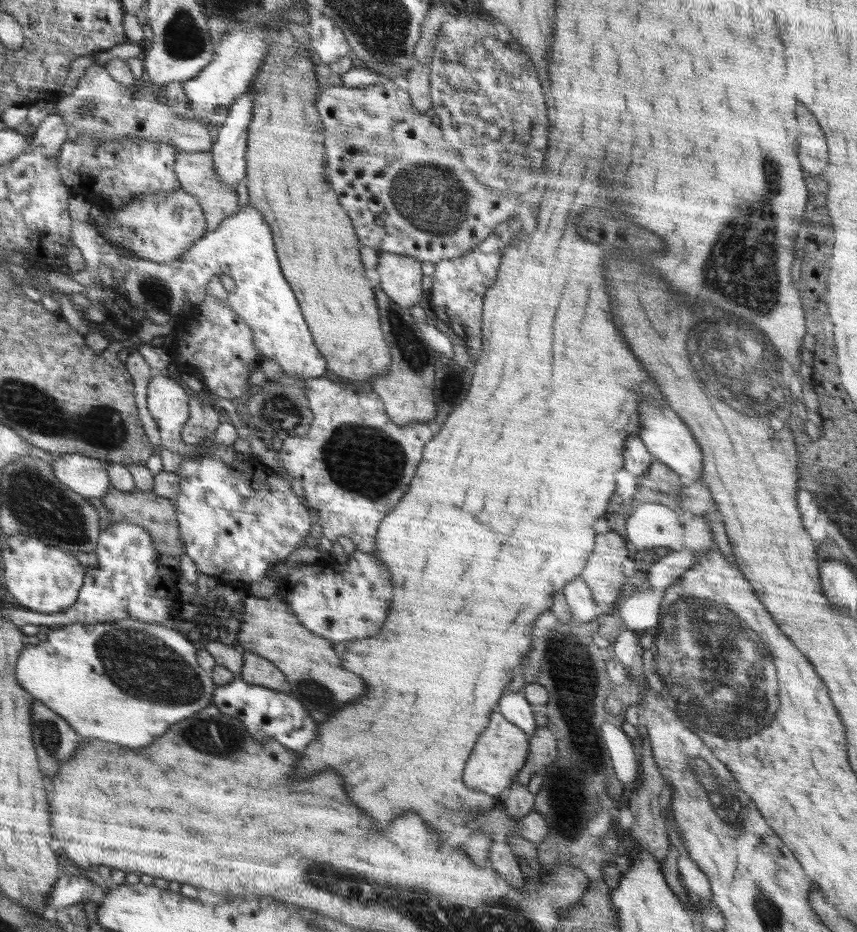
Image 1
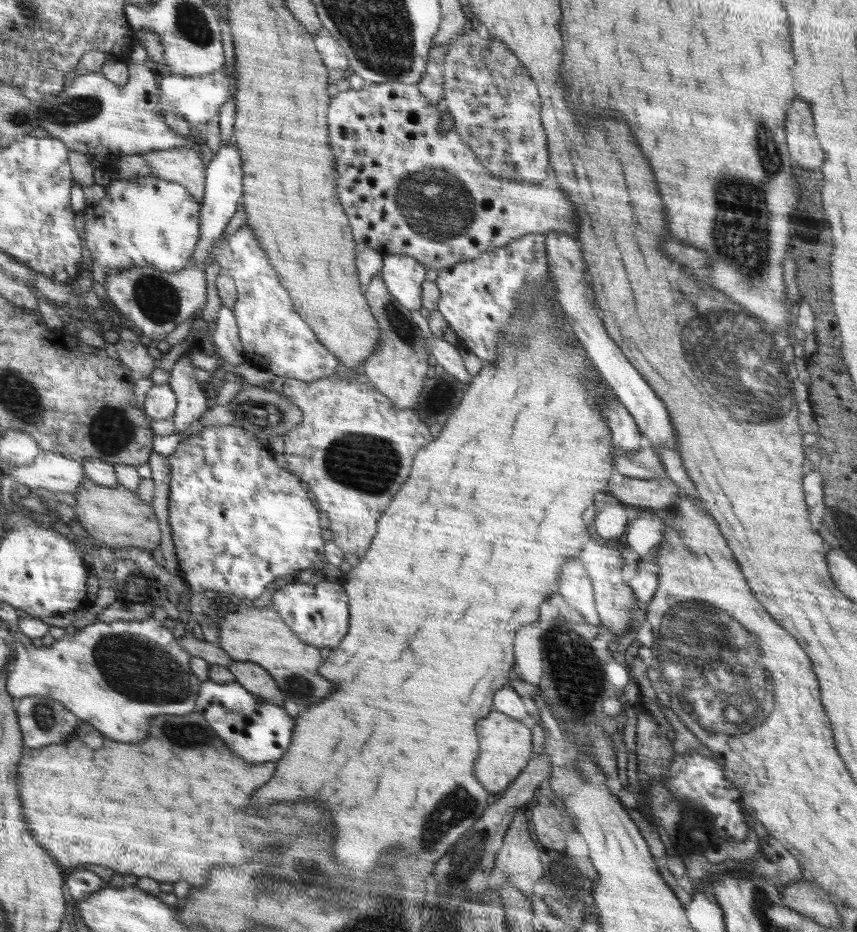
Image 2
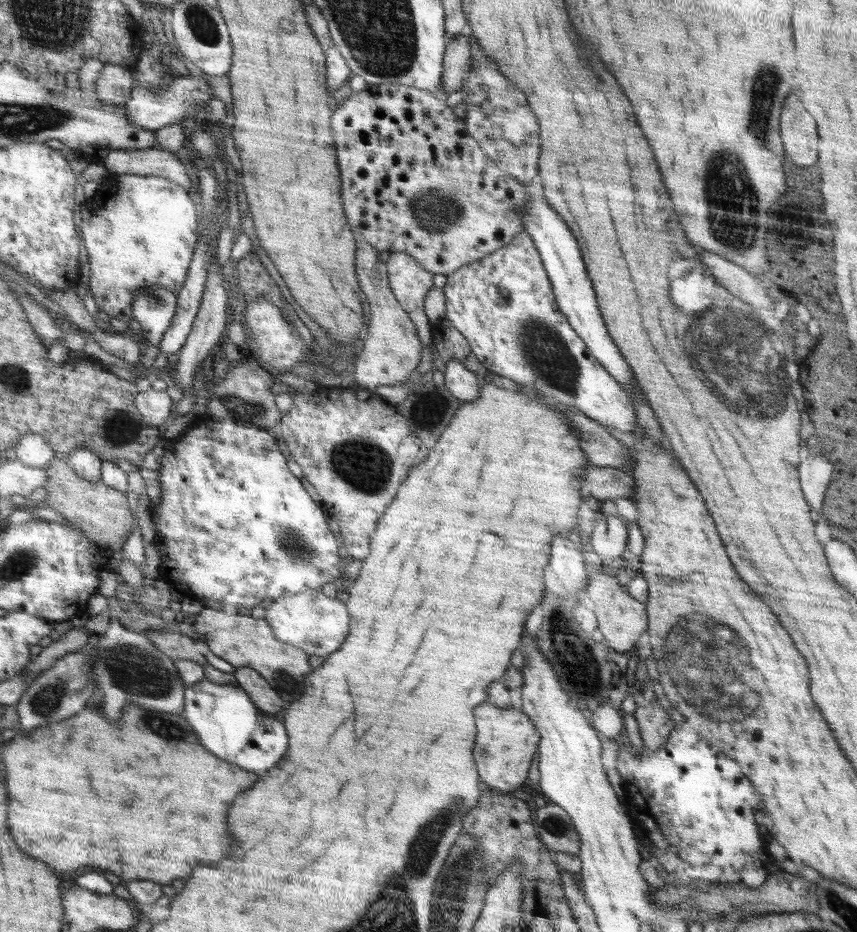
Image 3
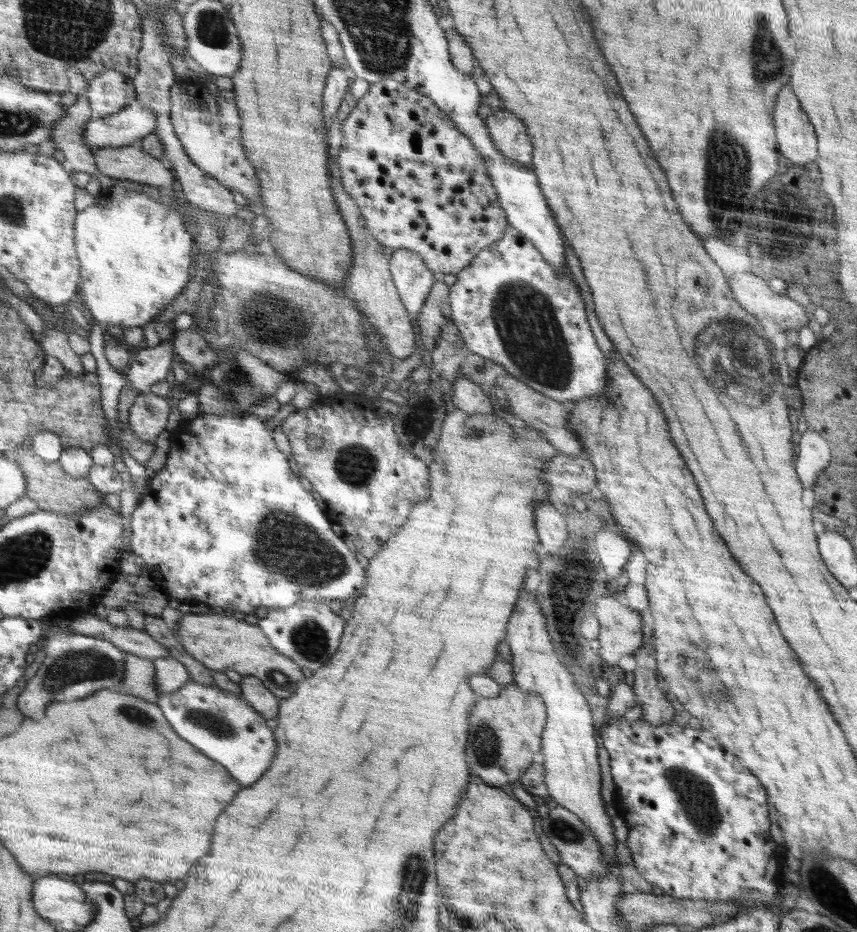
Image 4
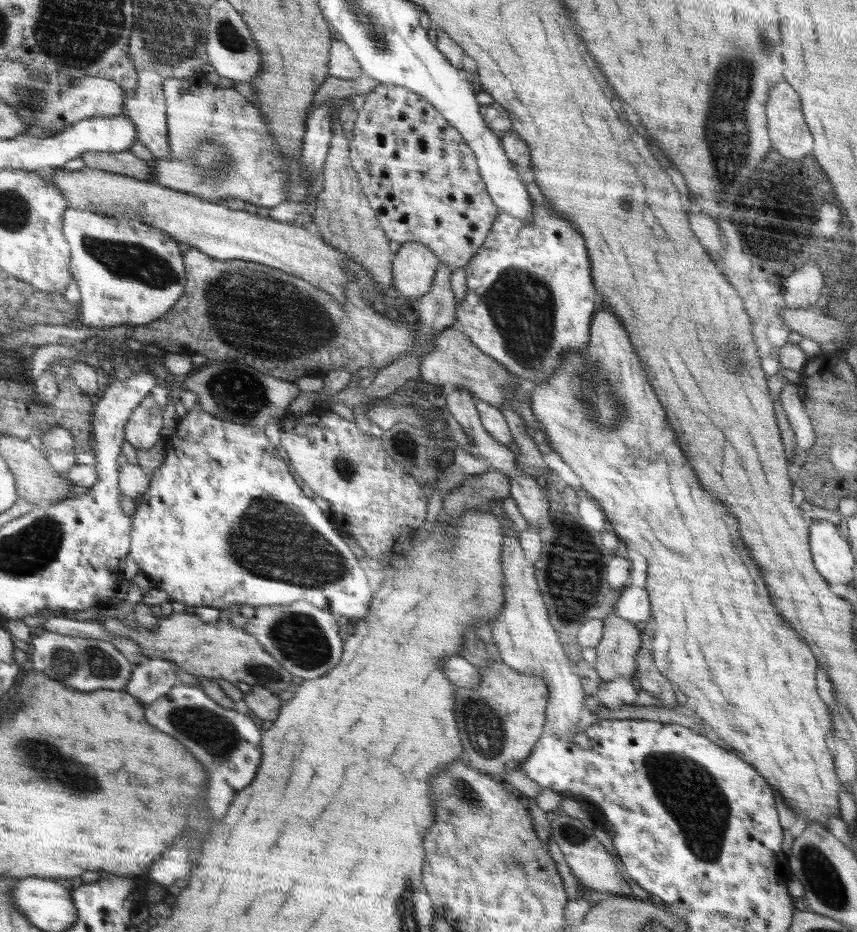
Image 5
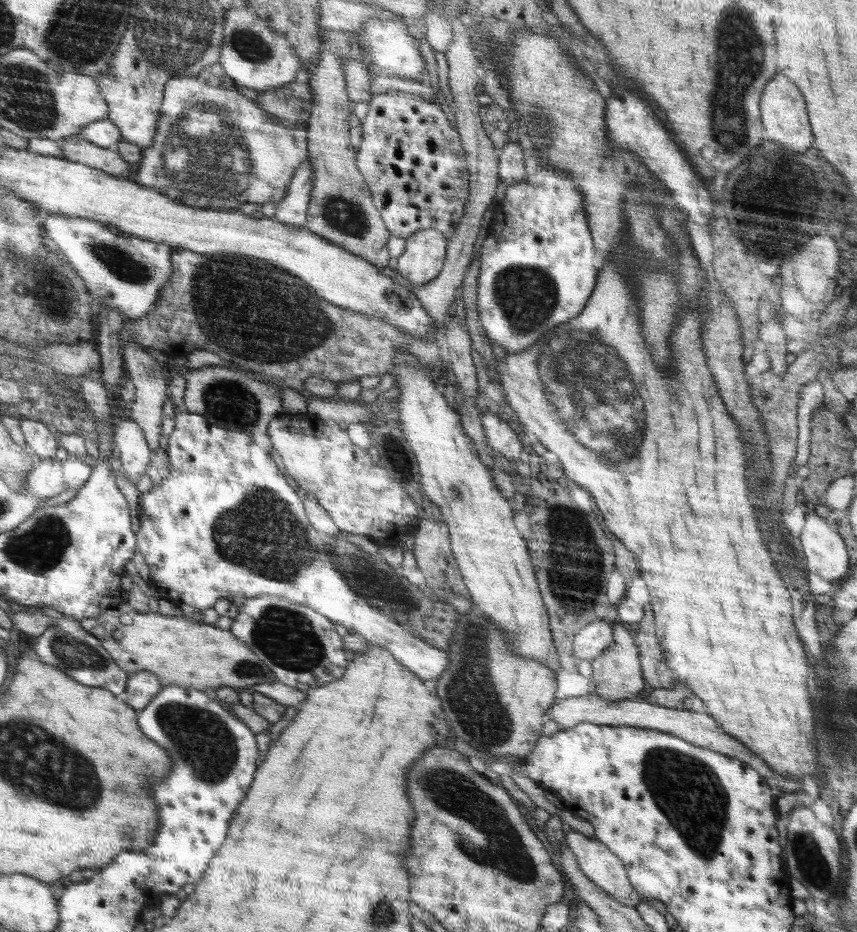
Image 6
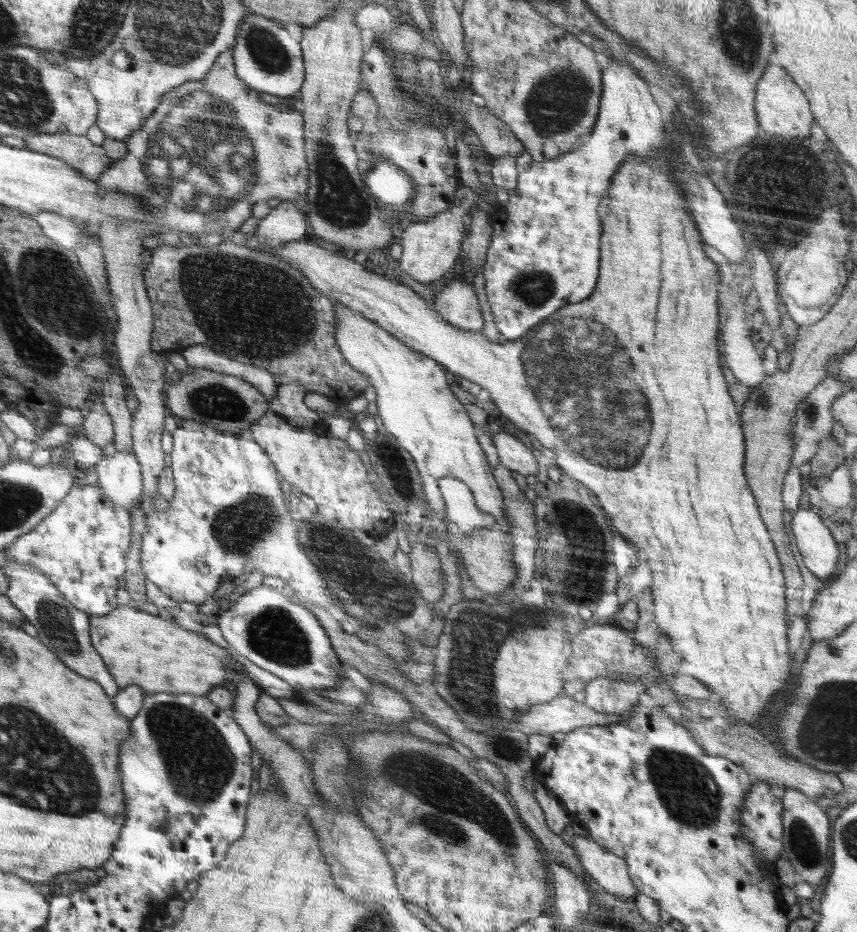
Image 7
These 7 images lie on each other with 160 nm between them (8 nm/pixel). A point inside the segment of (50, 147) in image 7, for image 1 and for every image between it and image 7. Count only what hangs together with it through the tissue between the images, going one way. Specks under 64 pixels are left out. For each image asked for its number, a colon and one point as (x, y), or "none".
1: (196, 172)
2: (182, 165)
3: (154, 161)
4: (131, 163)
5: (125, 163)
6: (78, 150)

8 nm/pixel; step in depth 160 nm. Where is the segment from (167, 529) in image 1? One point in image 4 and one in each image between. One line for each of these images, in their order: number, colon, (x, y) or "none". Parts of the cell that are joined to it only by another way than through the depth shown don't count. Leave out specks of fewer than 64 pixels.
2: (114, 515)
3: (103, 514)
4: (48, 485)

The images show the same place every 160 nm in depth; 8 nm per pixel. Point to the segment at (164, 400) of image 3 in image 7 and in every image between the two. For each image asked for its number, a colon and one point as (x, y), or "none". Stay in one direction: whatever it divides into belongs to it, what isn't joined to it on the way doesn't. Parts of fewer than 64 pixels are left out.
4: (148, 415)
5: (142, 431)
6: (134, 451)
7: (119, 476)

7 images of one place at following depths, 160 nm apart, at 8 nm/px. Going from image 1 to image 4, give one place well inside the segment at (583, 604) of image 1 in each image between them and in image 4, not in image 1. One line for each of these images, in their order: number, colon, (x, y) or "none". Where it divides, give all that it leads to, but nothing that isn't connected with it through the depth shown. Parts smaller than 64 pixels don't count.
2: (575, 584)
3: (565, 575)
4: (551, 525)

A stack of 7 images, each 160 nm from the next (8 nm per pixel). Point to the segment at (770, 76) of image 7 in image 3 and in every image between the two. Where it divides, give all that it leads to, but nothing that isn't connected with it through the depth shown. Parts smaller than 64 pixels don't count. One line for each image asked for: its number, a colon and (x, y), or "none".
3: (798, 130)
4: (796, 140)
5: (789, 135)
6: (784, 118)

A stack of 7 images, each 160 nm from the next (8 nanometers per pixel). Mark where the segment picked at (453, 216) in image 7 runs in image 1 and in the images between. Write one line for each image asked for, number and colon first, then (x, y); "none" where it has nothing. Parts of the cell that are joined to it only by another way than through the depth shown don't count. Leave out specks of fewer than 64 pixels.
1: (399, 276)
2: (404, 275)
3: (410, 281)
4: (414, 280)
5: (415, 265)
6: (423, 259)

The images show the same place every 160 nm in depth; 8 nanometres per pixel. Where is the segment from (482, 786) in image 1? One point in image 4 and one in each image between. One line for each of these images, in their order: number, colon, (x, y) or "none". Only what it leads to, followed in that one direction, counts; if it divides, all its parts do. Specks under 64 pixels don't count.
2: (506, 745)
3: (507, 741)
4: (500, 750)

